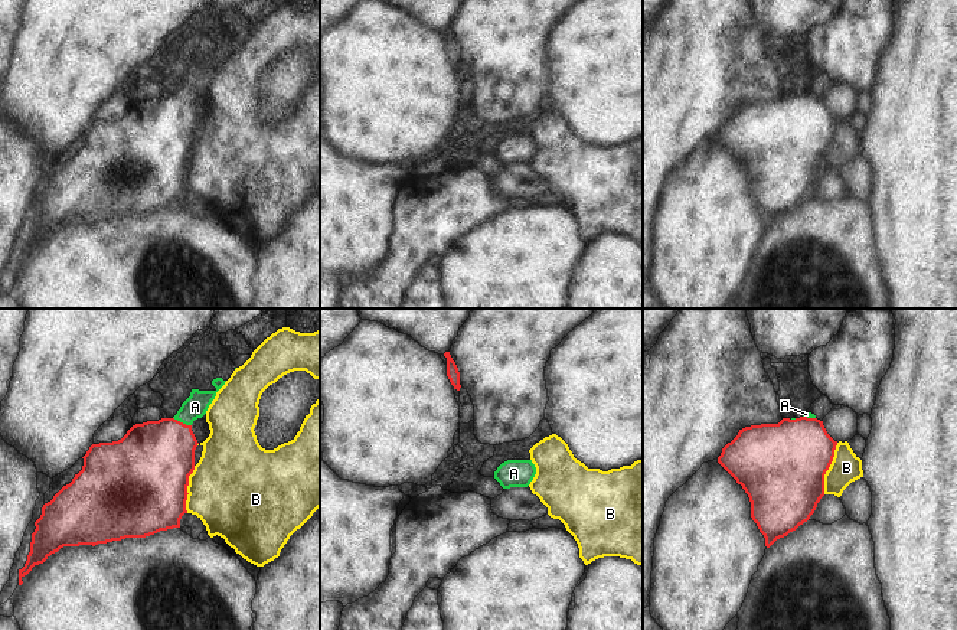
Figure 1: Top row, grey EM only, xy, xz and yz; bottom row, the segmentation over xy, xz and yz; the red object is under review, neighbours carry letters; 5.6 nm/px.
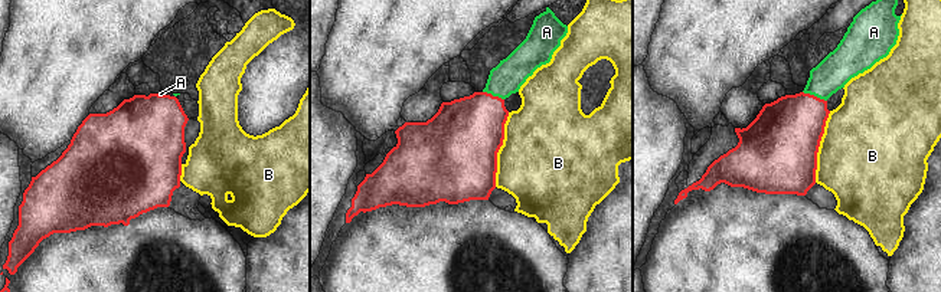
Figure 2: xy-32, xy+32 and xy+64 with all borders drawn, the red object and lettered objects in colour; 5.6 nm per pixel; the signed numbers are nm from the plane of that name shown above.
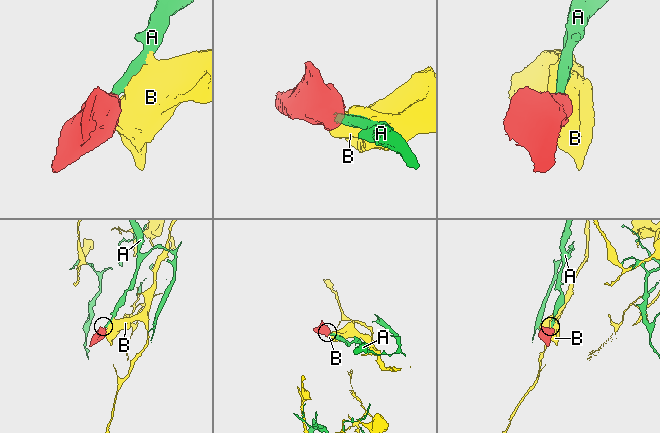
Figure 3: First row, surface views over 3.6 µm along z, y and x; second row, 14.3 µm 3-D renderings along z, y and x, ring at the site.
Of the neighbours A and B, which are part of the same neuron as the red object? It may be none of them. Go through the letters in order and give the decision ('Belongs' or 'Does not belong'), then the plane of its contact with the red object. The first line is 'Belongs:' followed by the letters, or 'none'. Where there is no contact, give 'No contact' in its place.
Belongs: A
A: Belongs. Touches red in xy
B: Does not belong. Touches red in yz.

